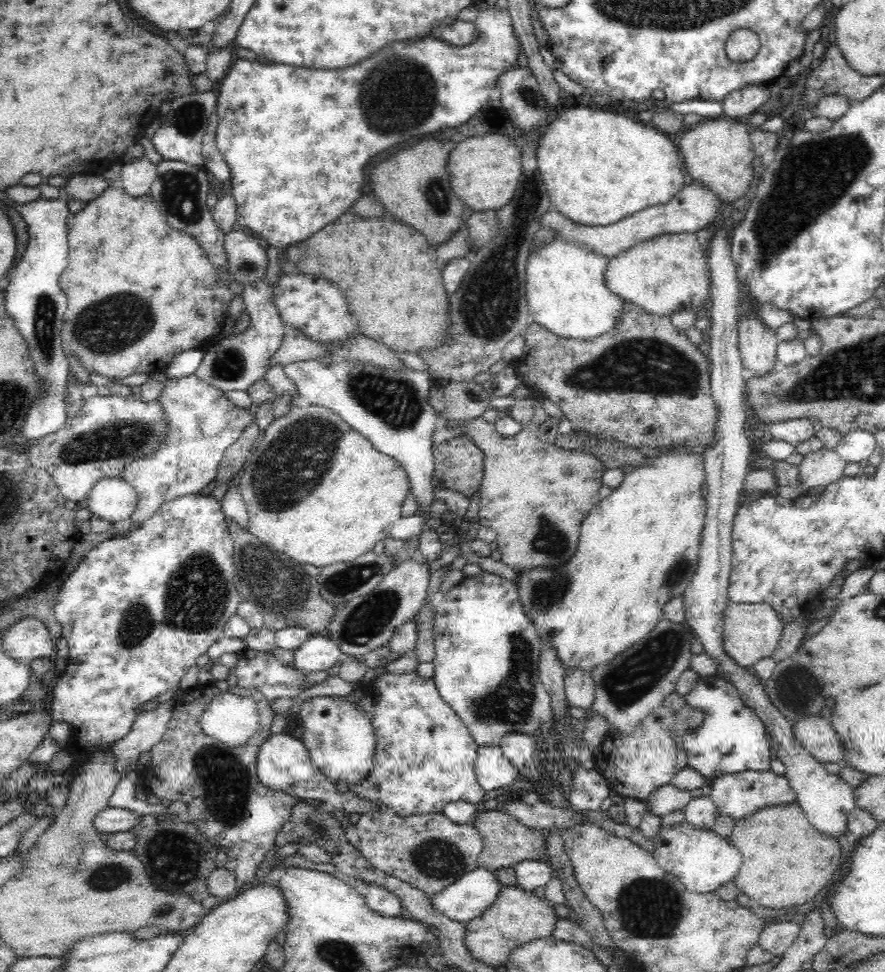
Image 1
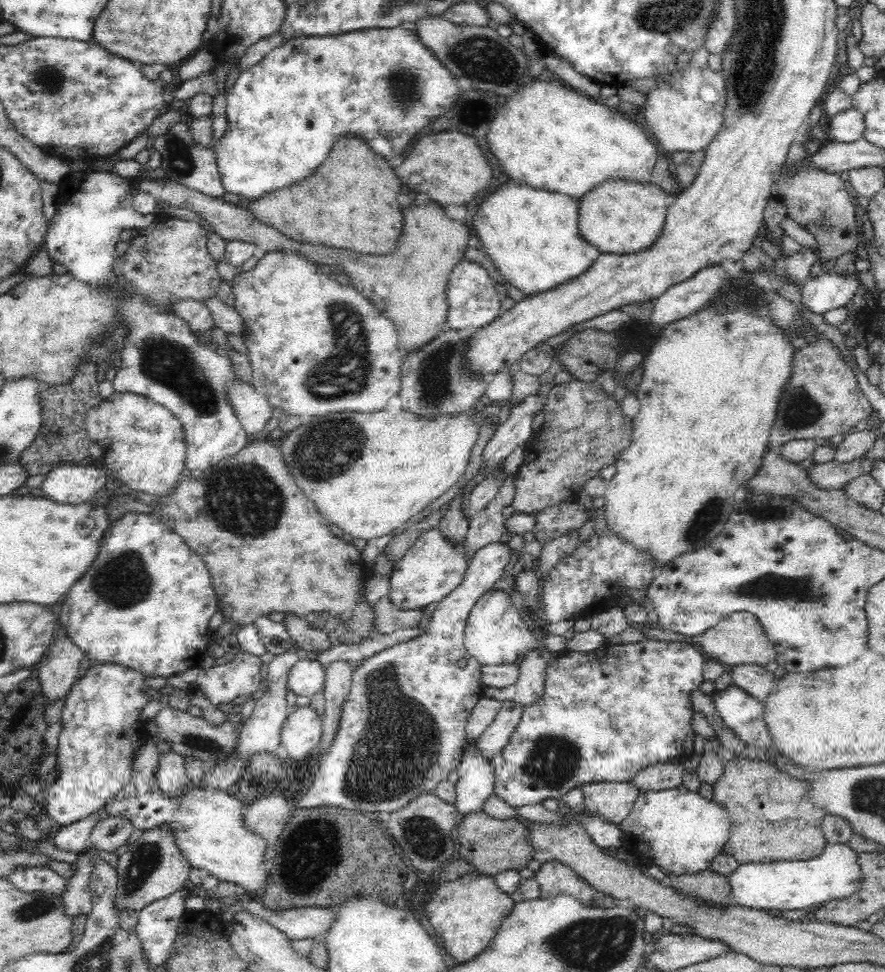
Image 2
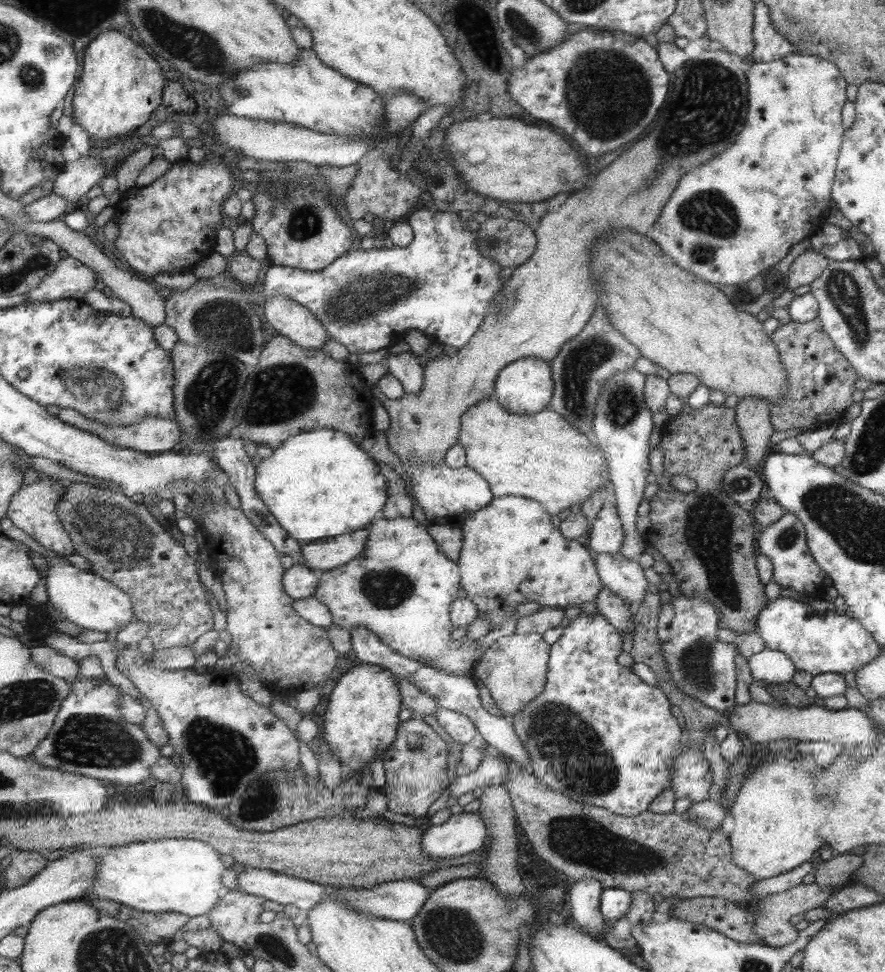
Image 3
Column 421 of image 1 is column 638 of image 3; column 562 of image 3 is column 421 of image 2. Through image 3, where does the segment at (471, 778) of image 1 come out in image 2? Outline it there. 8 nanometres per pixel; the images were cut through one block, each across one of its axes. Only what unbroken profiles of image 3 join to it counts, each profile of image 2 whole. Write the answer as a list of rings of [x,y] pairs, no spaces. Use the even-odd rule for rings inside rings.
[[[498,541],[477,550],[468,562],[463,581],[438,602],[424,632],[406,642],[380,650],[356,666],[350,693],[342,704],[335,738],[312,768],[312,785],[300,800],[300,808],[332,806],[360,810],[367,815],[394,813],[420,794],[434,792],[440,782],[454,779],[470,744],[465,731],[469,715],[480,701],[485,688],[481,682],[481,664],[465,647],[465,622],[476,600],[504,574],[504,566],[508,562],[510,547]],[[459,658],[466,658],[465,668],[458,667],[456,662]]]

